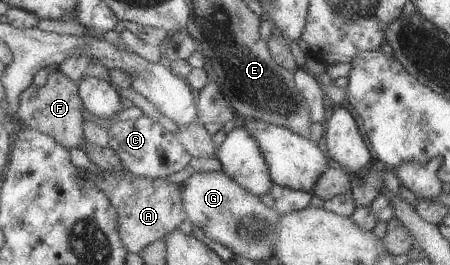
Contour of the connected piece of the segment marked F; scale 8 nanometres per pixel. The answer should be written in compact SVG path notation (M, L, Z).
M55 68L49 75L48 81L41 87L31 85L20 98L18 118L23 120L27 127L54 136L59 144L67 148L79 147L84 151L83 137L83 108L84 100L80 95L80 86L61 69Z

